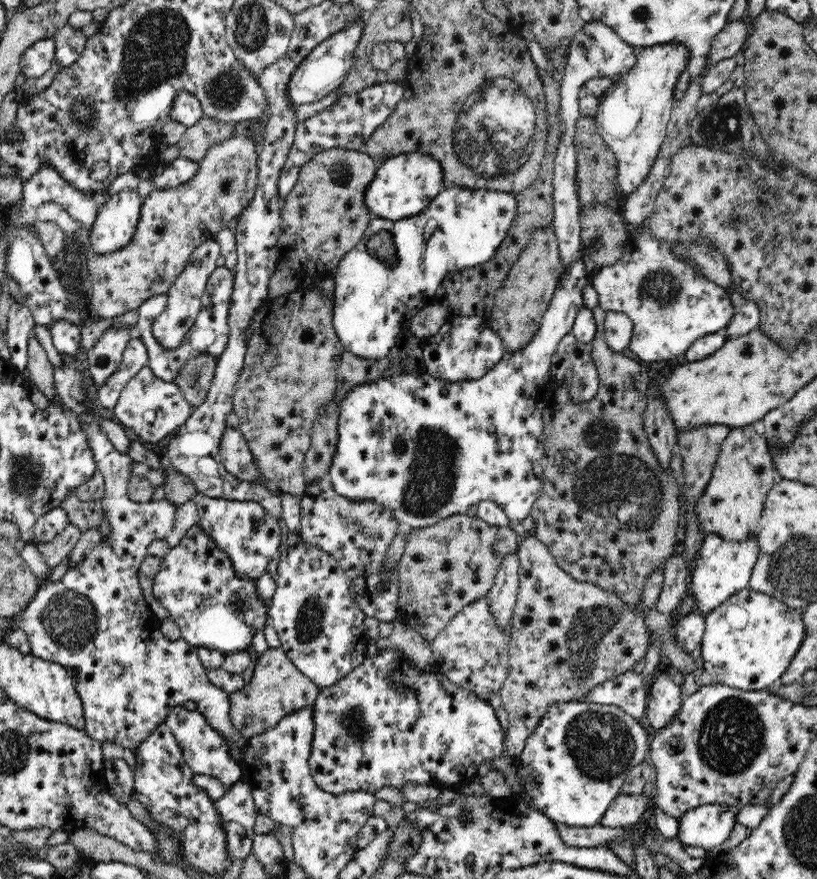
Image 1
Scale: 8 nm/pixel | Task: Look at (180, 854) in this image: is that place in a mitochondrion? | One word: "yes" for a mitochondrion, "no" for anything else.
no

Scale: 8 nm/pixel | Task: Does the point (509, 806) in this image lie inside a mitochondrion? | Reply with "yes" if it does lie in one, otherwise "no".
no

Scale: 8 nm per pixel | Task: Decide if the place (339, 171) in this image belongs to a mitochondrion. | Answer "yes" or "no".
yes

